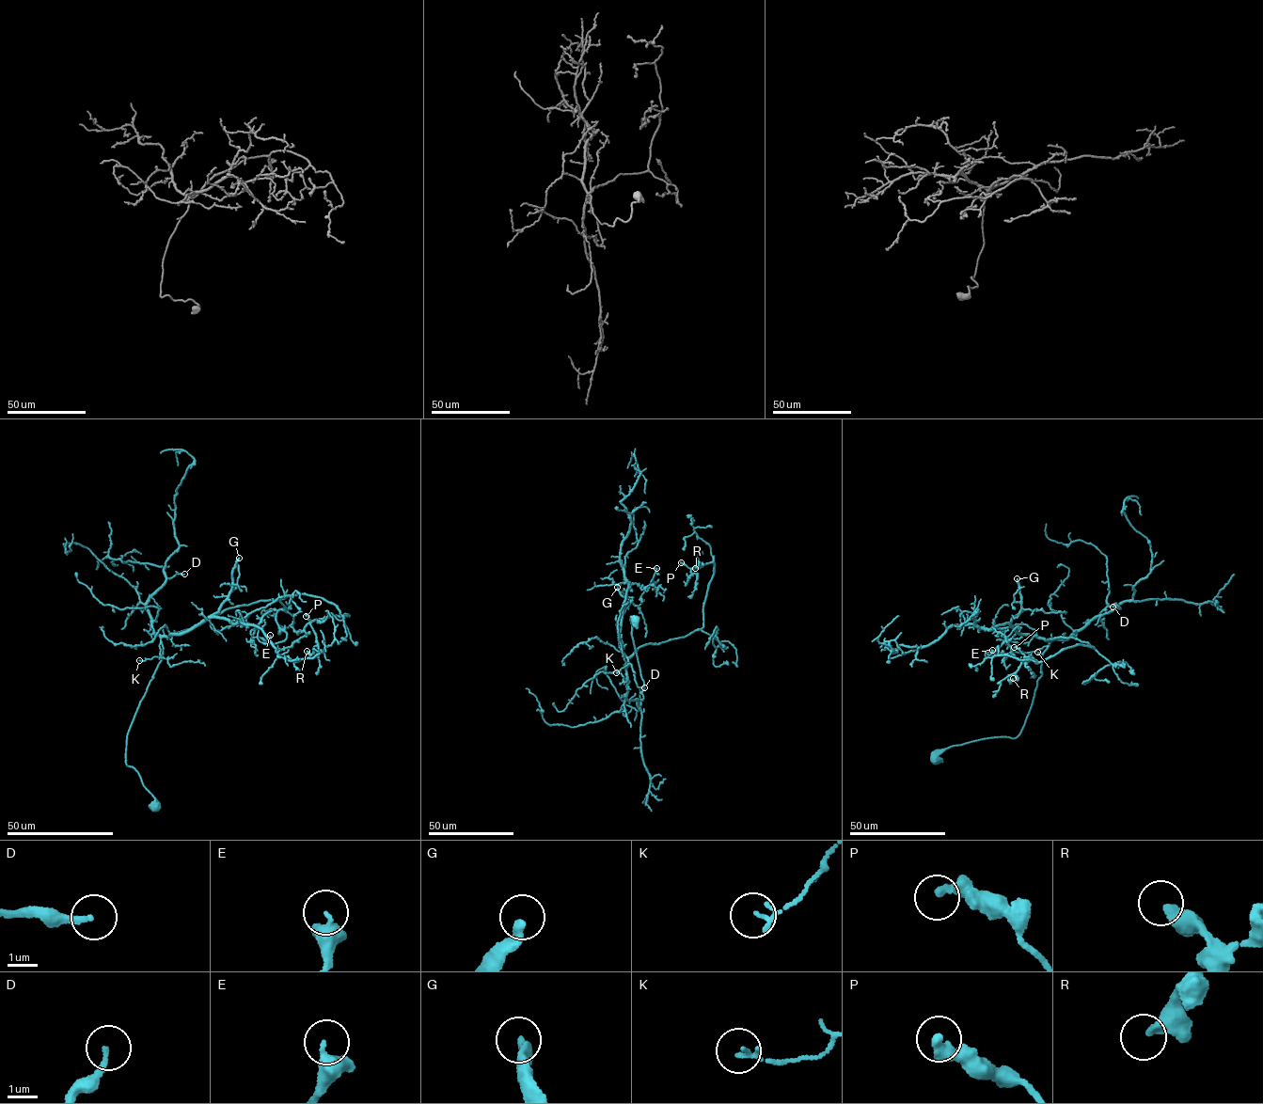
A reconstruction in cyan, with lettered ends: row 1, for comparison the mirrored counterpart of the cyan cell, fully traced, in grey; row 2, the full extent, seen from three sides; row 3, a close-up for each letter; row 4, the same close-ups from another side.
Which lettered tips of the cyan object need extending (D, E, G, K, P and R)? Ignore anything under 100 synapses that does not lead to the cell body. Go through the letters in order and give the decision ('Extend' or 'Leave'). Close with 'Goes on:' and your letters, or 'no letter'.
D: Leave
E: Leave
G: Extend
K: Leave
P: Leave
R: Leave
Goes on: G

